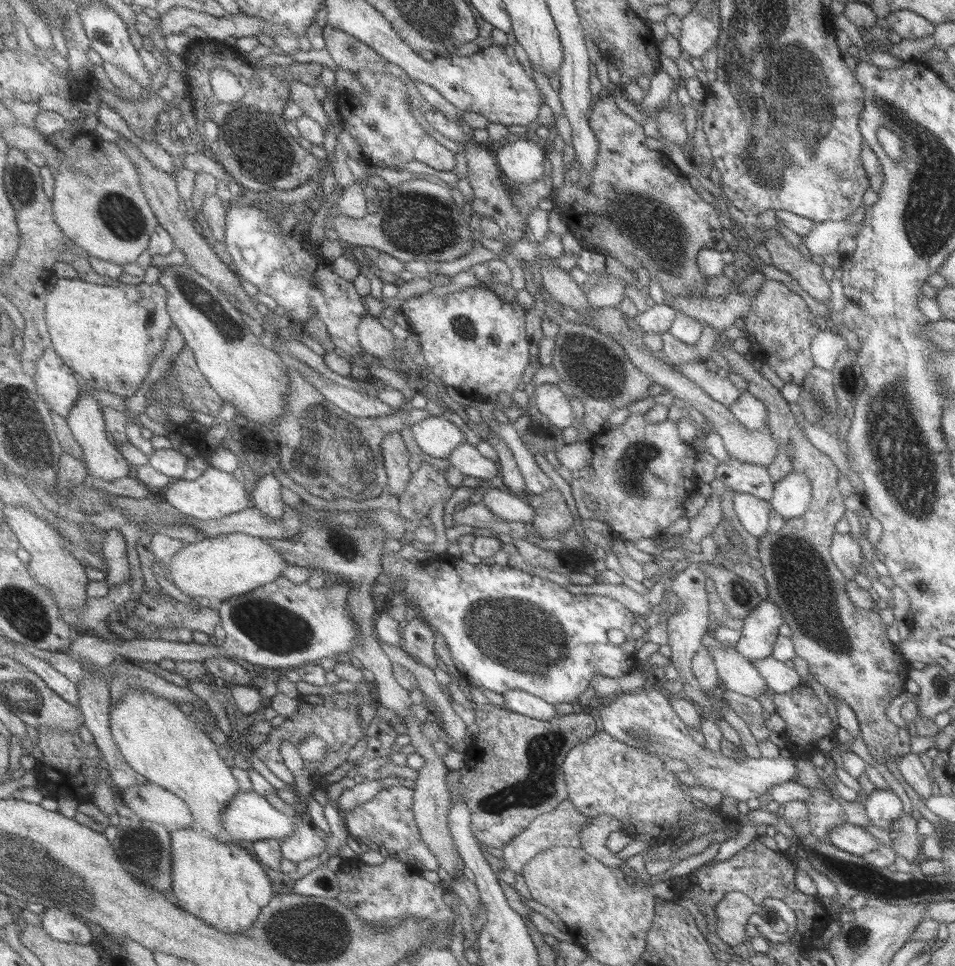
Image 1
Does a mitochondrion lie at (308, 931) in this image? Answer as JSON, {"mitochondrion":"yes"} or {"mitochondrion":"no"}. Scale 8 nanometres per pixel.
{"mitochondrion":"yes"}

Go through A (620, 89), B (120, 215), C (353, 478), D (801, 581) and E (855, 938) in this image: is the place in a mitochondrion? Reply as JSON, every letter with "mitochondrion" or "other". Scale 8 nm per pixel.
{"A":"other","B":"mitochondrion","C":"mitochondrion","D":"mitochondrion","E":"mitochondrion"}

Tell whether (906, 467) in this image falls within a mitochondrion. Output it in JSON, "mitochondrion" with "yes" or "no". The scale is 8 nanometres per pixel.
{"mitochondrion":"yes"}

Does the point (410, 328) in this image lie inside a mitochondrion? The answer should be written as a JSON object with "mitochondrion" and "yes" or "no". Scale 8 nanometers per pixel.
{"mitochondrion":"no"}

